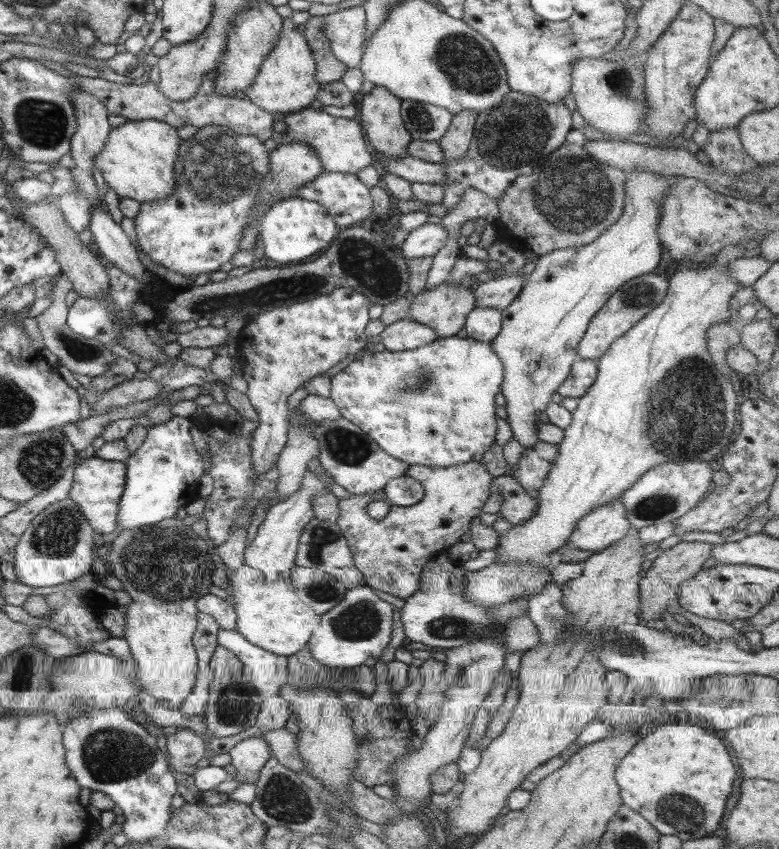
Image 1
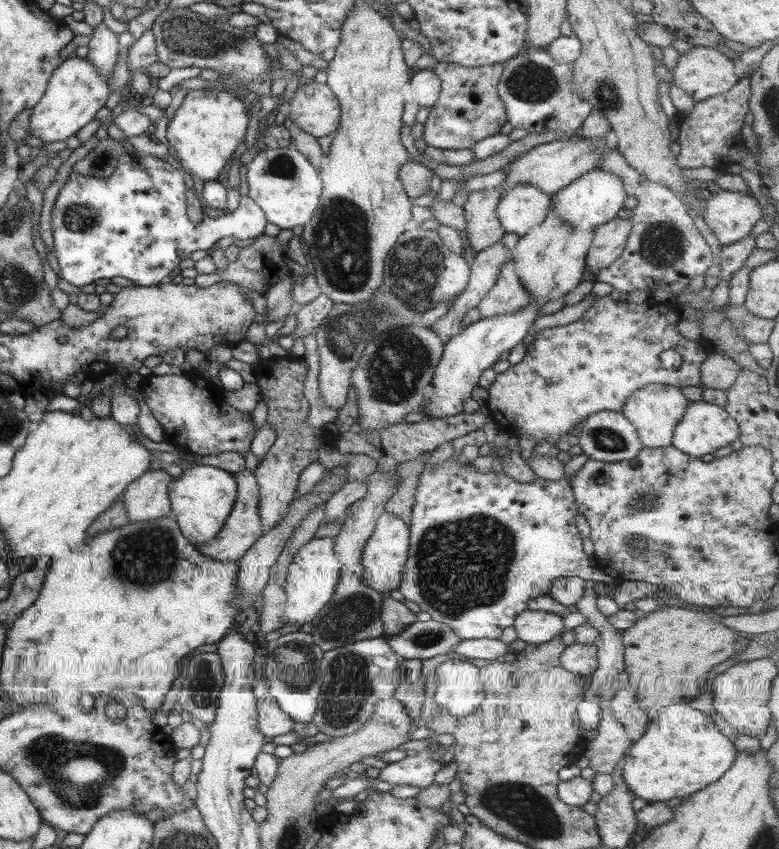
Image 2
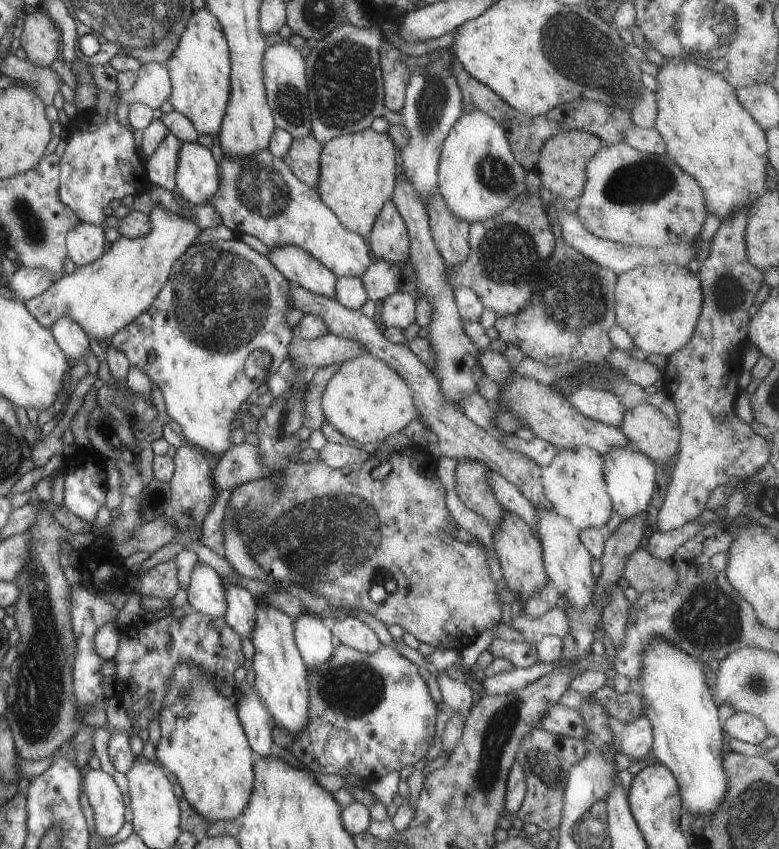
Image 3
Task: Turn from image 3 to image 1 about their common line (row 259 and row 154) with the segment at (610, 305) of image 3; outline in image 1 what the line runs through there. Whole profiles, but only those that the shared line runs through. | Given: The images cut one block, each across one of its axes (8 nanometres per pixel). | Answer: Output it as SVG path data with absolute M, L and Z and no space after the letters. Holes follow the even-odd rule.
M510 90L496 105L477 113L466 154L453 161L441 162L446 180L442 186L444 194L440 204L449 212L462 200L465 190L483 192L486 198L498 204L499 222L503 229L496 229L497 238L505 242L510 239L519 244L521 249L527 248L538 257L553 250L592 243L621 216L624 185L630 176L591 159L584 152L585 142L589 140L586 140L581 130L571 128L571 114L563 101L543 102L529 94Z

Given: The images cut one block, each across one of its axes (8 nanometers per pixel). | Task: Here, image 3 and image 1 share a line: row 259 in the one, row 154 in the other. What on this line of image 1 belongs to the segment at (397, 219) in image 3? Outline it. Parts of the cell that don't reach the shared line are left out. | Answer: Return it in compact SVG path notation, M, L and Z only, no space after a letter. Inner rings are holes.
M374 86L368 93L360 95L356 100L357 121L363 129L365 138L373 150L381 157L399 161L407 157L407 146L411 142L407 129L400 116L400 100L383 87Z

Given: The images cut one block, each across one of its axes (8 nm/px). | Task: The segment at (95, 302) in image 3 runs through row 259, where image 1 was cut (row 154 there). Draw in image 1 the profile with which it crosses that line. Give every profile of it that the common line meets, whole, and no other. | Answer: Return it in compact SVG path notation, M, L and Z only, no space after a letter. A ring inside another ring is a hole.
M128 120L110 128L105 145L94 157L94 168L103 173L107 187L119 198L152 202L168 198L176 186L173 164L181 140L176 129L157 120Z

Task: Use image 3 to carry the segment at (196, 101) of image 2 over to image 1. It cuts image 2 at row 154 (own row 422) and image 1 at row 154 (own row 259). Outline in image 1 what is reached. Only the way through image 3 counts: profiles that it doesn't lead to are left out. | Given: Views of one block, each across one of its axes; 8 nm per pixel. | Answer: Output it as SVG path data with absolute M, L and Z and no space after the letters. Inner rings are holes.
M217 125L197 128L193 137L179 144L173 164L174 192L168 198L141 203L138 214L132 219L139 250L155 264L182 276L199 275L200 278L217 271L238 251L241 231L250 222L256 200L261 198L258 185L268 172L268 154L260 140L252 135L234 134L233 130Z

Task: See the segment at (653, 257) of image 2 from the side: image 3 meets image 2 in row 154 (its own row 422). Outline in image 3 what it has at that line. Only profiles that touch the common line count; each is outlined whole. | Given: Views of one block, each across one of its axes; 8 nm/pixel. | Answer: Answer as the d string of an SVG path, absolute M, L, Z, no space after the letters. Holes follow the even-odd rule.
M579 386L562 395L579 414L610 426L618 427L626 413L621 402L607 391Z

